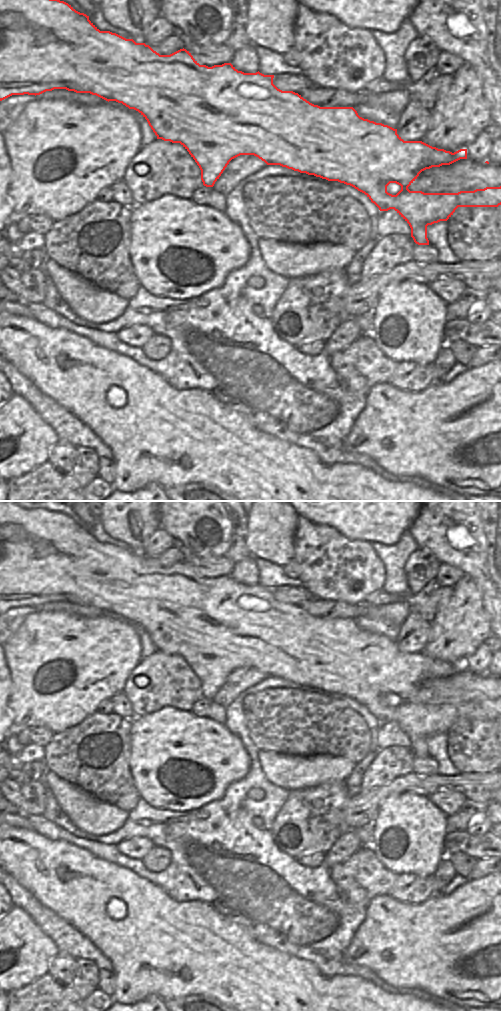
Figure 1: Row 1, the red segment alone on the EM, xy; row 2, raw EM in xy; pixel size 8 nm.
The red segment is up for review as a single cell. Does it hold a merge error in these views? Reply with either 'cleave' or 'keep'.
keep

